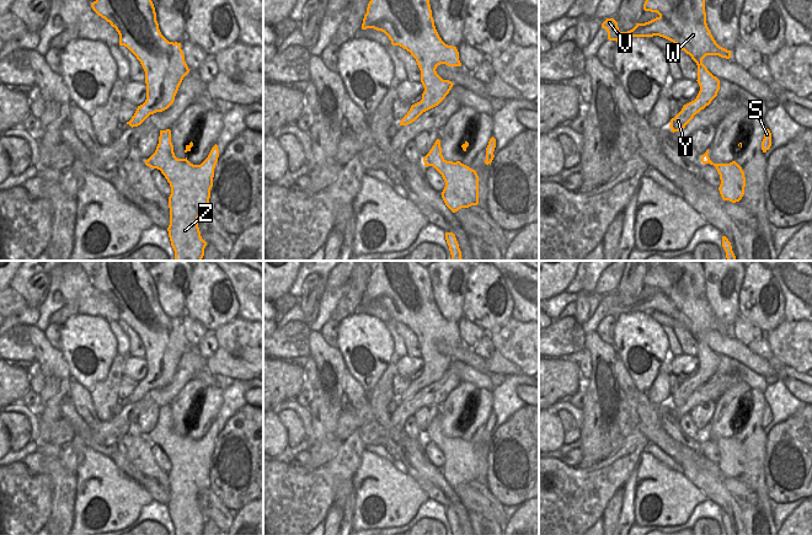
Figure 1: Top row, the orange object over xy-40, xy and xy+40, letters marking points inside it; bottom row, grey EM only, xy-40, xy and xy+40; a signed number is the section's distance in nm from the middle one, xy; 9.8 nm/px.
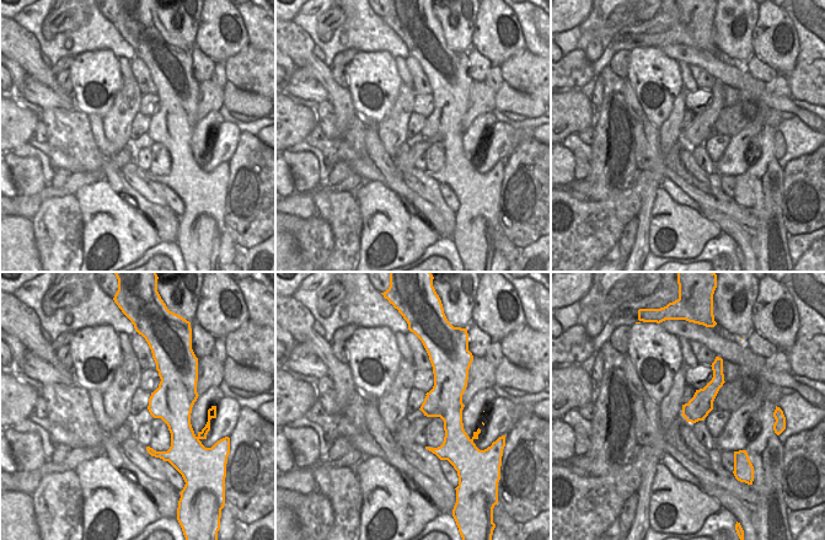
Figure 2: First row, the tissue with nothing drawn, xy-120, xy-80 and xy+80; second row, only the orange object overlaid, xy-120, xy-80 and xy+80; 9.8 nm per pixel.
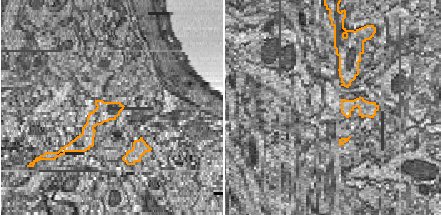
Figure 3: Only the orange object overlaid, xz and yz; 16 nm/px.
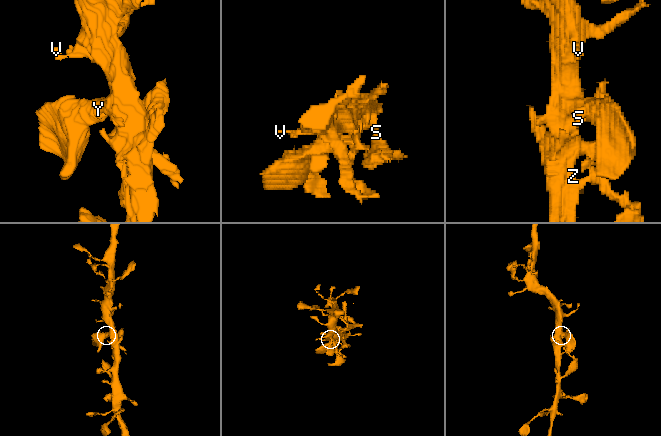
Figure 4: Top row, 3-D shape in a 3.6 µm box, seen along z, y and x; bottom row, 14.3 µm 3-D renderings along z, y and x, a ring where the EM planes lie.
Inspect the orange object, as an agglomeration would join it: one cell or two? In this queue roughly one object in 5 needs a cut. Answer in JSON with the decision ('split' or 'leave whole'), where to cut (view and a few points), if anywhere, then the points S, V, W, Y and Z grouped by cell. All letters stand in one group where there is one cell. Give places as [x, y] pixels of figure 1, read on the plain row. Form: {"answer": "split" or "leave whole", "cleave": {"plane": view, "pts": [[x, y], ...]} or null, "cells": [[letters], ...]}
{"answer": "leave whole", "cleave": null, "cells": [["S", "V", "W", "Y", "Z"]]}

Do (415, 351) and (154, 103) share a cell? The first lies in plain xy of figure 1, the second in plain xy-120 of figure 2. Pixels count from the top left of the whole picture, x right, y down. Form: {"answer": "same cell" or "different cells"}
{"answer": "different cells"}

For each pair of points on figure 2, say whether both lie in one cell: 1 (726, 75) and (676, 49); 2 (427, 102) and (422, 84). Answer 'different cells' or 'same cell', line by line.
1: same cell
2: different cells

